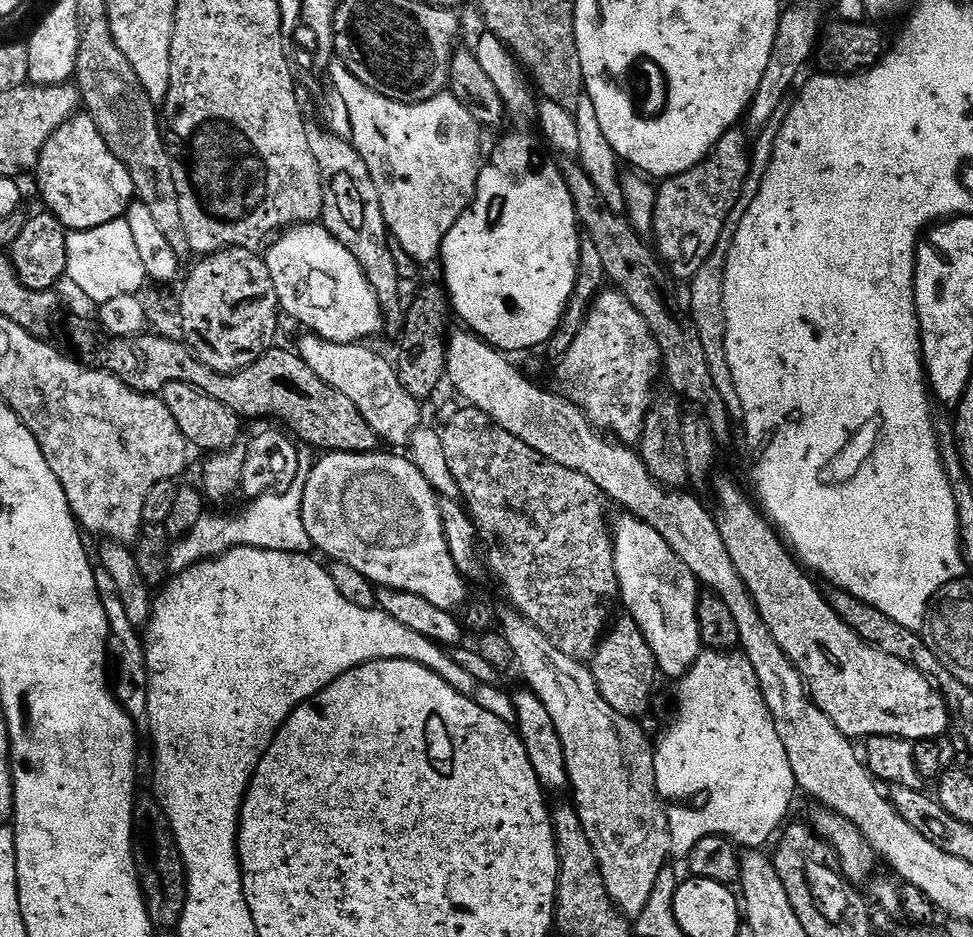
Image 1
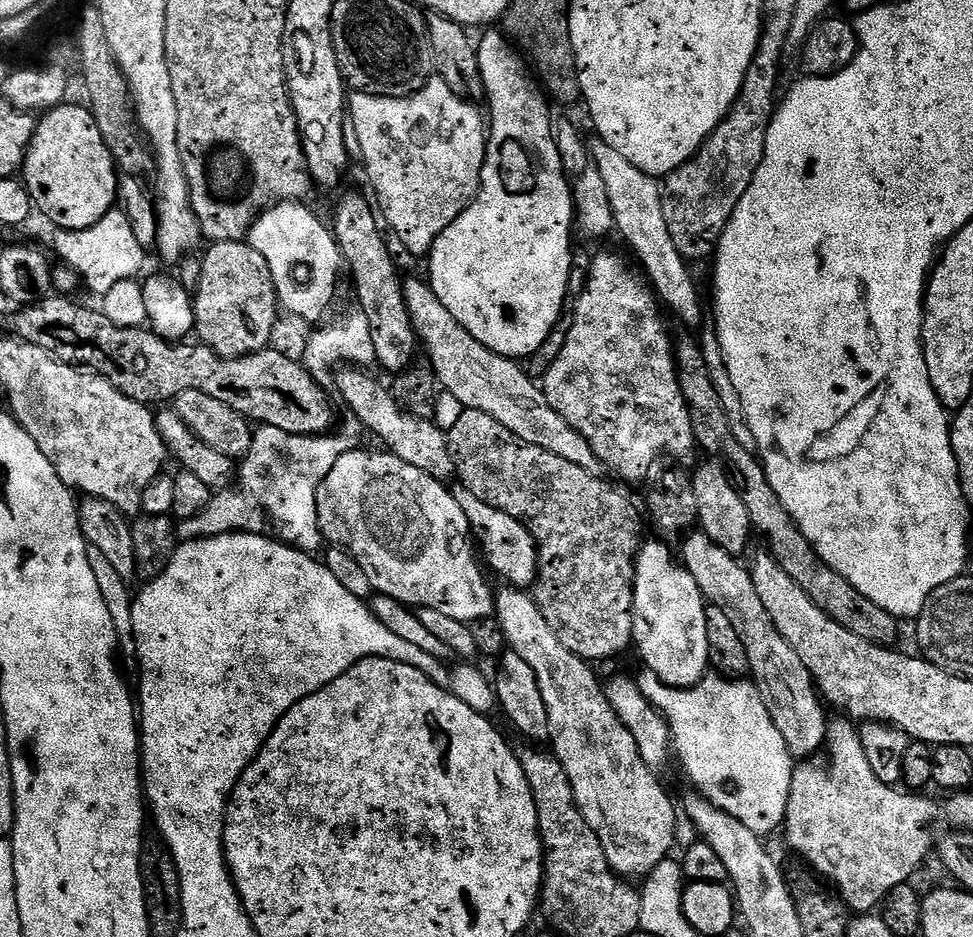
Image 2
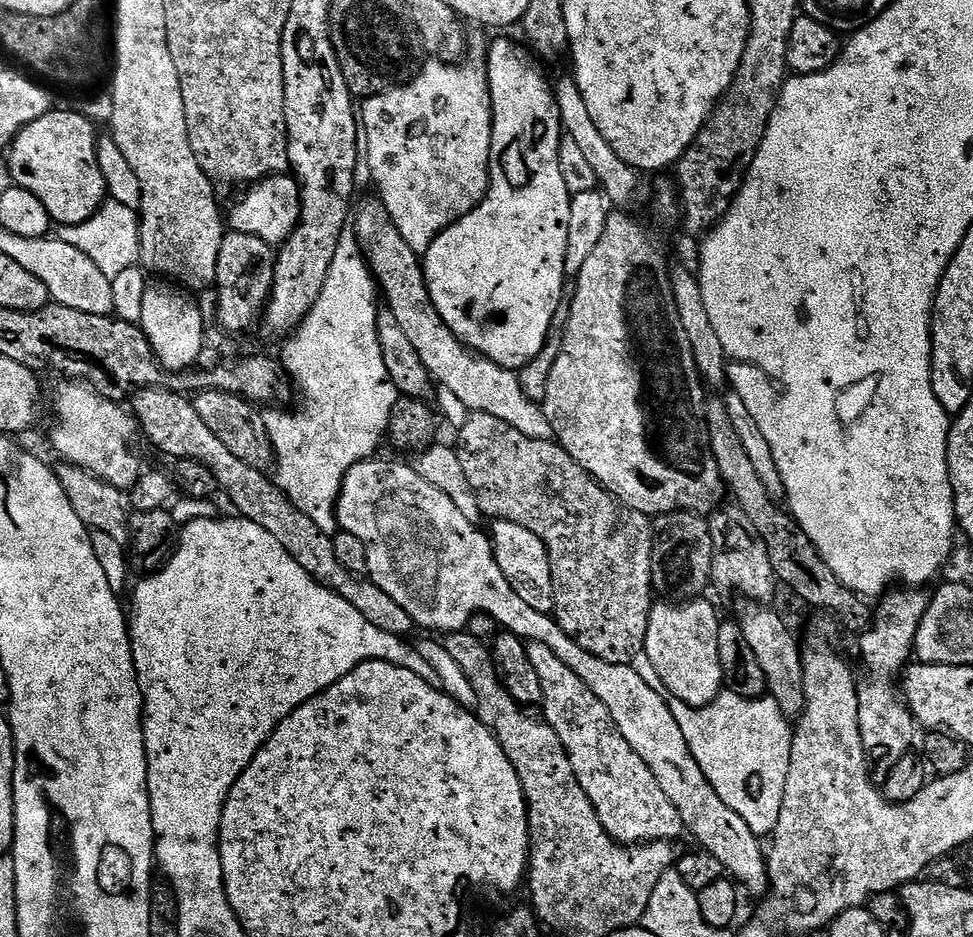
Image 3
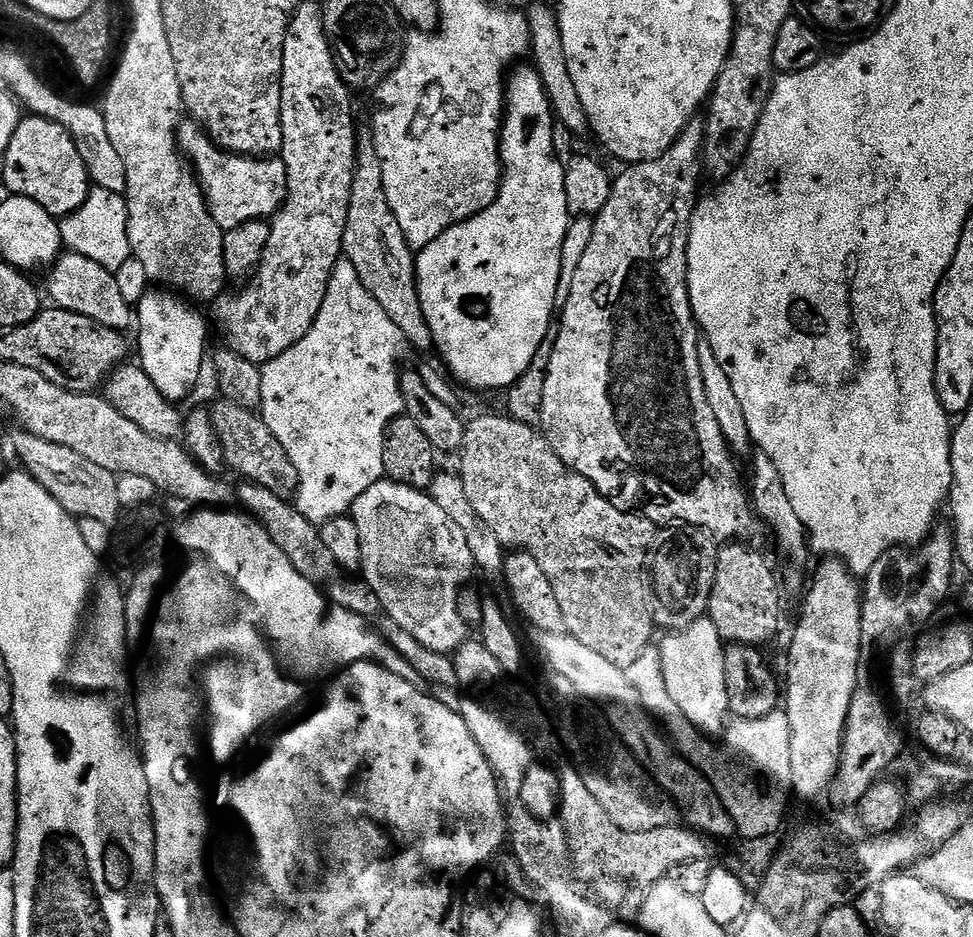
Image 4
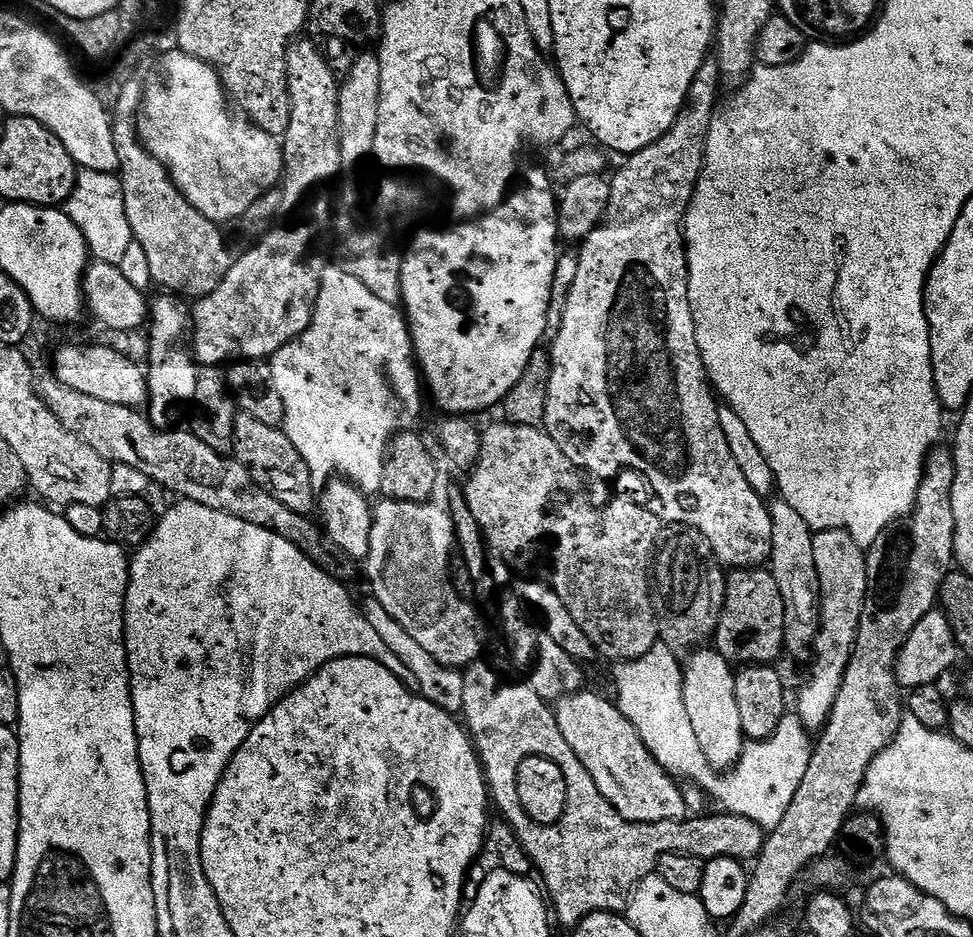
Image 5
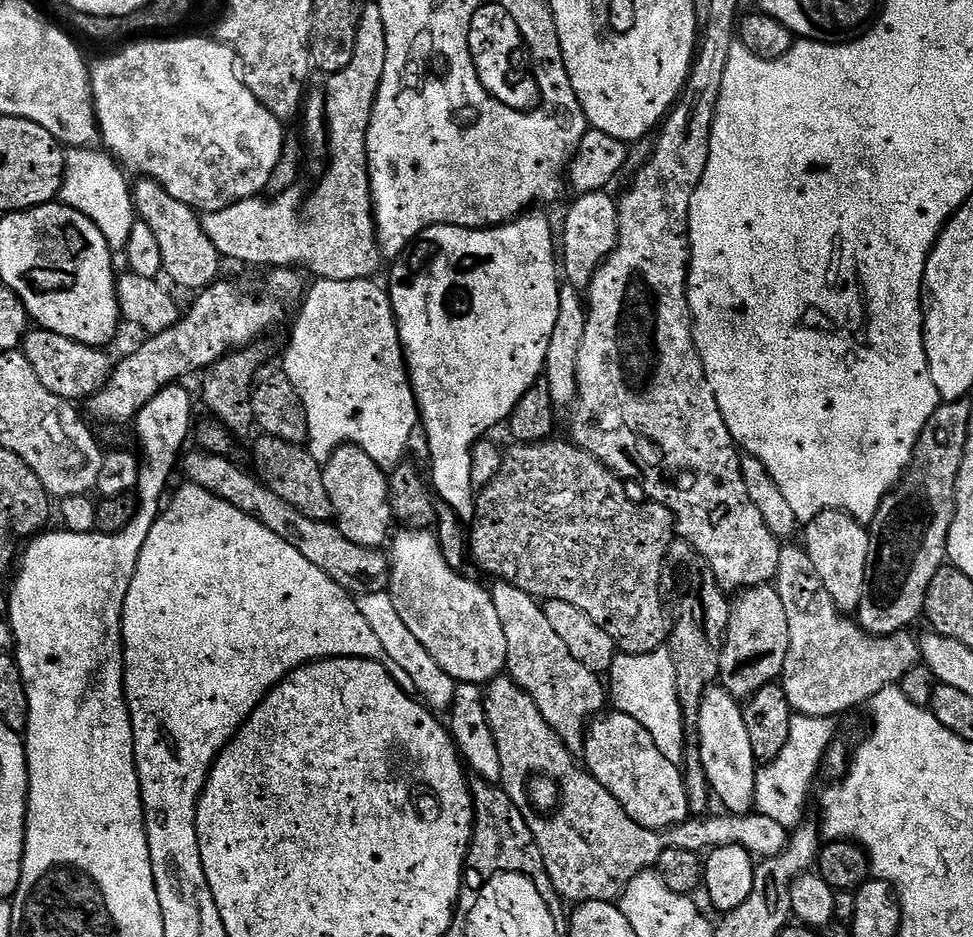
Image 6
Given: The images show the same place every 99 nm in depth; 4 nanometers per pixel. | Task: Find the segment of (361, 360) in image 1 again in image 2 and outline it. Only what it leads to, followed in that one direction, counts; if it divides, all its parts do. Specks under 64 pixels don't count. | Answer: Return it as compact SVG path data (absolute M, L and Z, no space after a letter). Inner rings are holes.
M348 366L340 376L340 392L344 400L353 408L355 419L359 420L365 429L368 428L381 440L383 447L392 455L402 458L402 462L410 462L410 466L418 466L426 474L441 482L448 482L456 476L456 467L450 454L448 437L445 429L439 428L432 420L423 420L398 406L391 391L384 388L372 376L363 376L363 371Z

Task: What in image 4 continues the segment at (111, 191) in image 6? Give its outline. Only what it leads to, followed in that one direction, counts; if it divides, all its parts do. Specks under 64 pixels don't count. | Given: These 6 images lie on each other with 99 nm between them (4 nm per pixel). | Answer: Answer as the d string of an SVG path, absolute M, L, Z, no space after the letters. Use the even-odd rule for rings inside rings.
M93 187L86 202L82 202L78 210L63 217L59 225L63 247L90 258L90 262L98 262L98 266L116 273L122 262L133 259L128 237L128 201L119 192Z

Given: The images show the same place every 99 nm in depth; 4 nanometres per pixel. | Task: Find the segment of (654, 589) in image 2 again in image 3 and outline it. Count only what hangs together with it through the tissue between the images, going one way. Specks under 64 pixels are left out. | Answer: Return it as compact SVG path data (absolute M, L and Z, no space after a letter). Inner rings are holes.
M704 599L653 603L644 643L644 652L650 658L650 666L654 666L658 678L662 678L664 692L692 708L706 706L725 687L718 658L718 630L722 620L716 617L715 606Z

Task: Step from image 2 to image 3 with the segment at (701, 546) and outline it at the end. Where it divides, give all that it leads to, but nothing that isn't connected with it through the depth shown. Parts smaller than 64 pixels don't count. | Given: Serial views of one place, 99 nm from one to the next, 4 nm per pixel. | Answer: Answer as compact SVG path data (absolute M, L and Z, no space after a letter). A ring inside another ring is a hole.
M756 602L741 603L738 623L742 626L742 634L746 634L746 642L750 650L754 650L754 658L758 658L758 666L762 666L762 674L768 683L767 695L778 702L784 715L789 718L799 717L804 711L804 667L802 666L802 644L792 637L790 629L784 625L784 620L776 612L771 612L768 606Z

